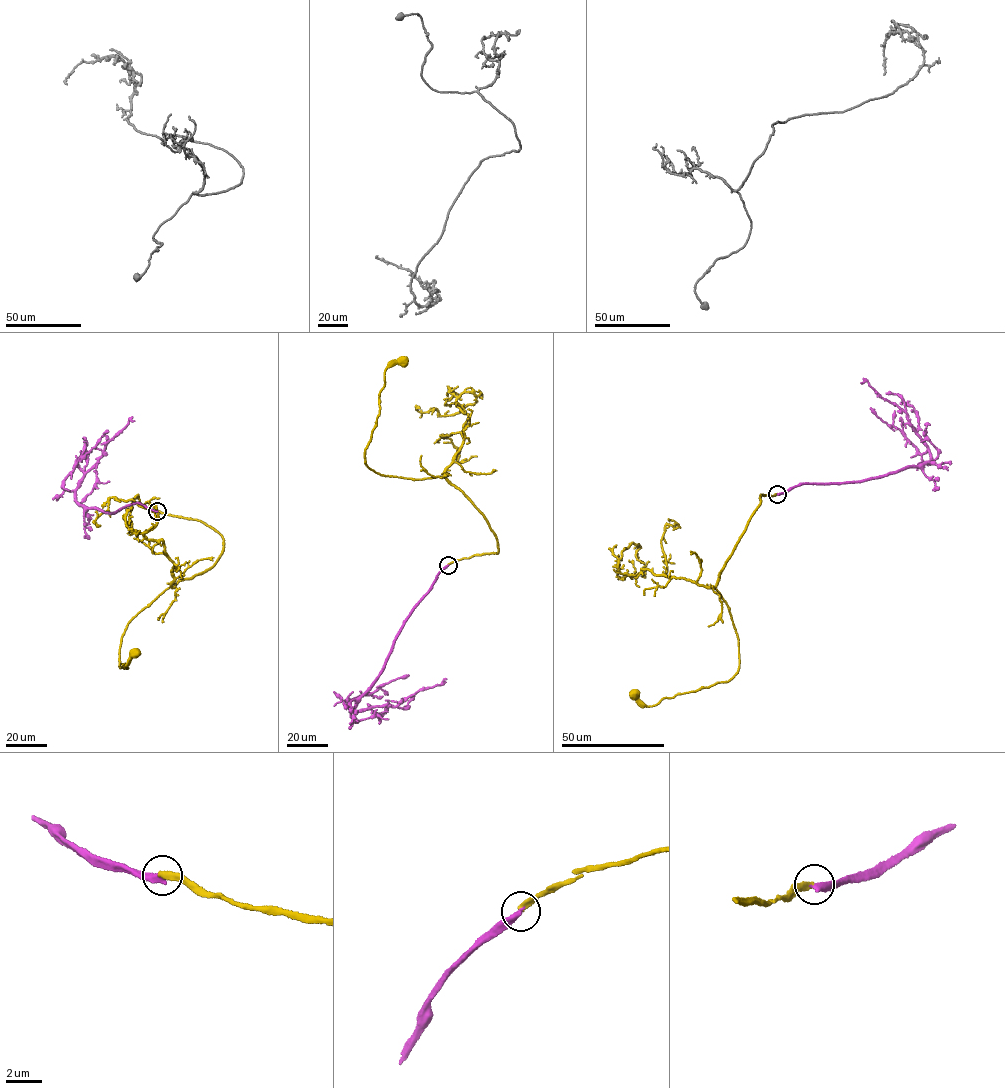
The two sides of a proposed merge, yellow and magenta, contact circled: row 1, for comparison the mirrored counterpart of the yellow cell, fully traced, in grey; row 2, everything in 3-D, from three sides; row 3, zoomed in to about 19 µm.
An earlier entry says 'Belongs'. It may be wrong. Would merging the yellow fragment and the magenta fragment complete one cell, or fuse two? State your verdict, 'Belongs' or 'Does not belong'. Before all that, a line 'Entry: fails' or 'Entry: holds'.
Entry: fails
Does not belong

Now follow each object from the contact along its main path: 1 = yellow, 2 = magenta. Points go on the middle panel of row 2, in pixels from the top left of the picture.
1: (448, 565), (498, 553), (482, 513), (443, 476), (384, 475), (364, 462), (385, 371), (404, 359)
2: (448, 565), (437, 574), (404, 623), (376, 679), (351, 710), (394, 707), (419, 690), (440, 684), (446, 679)

